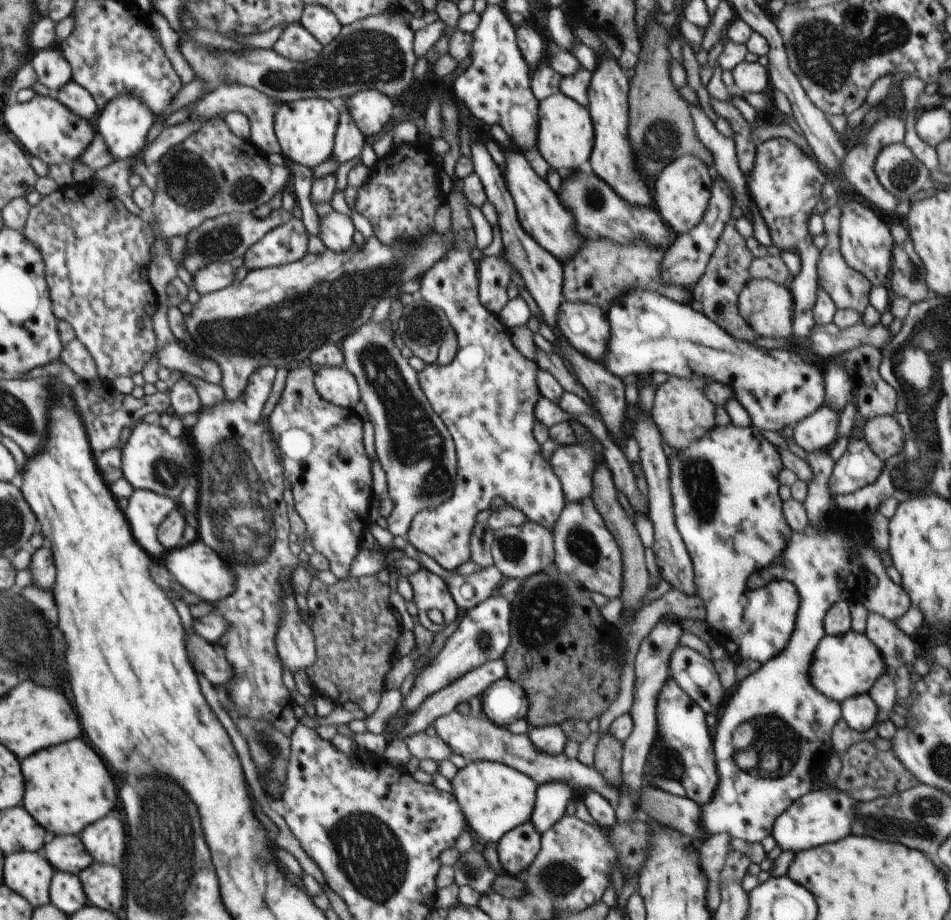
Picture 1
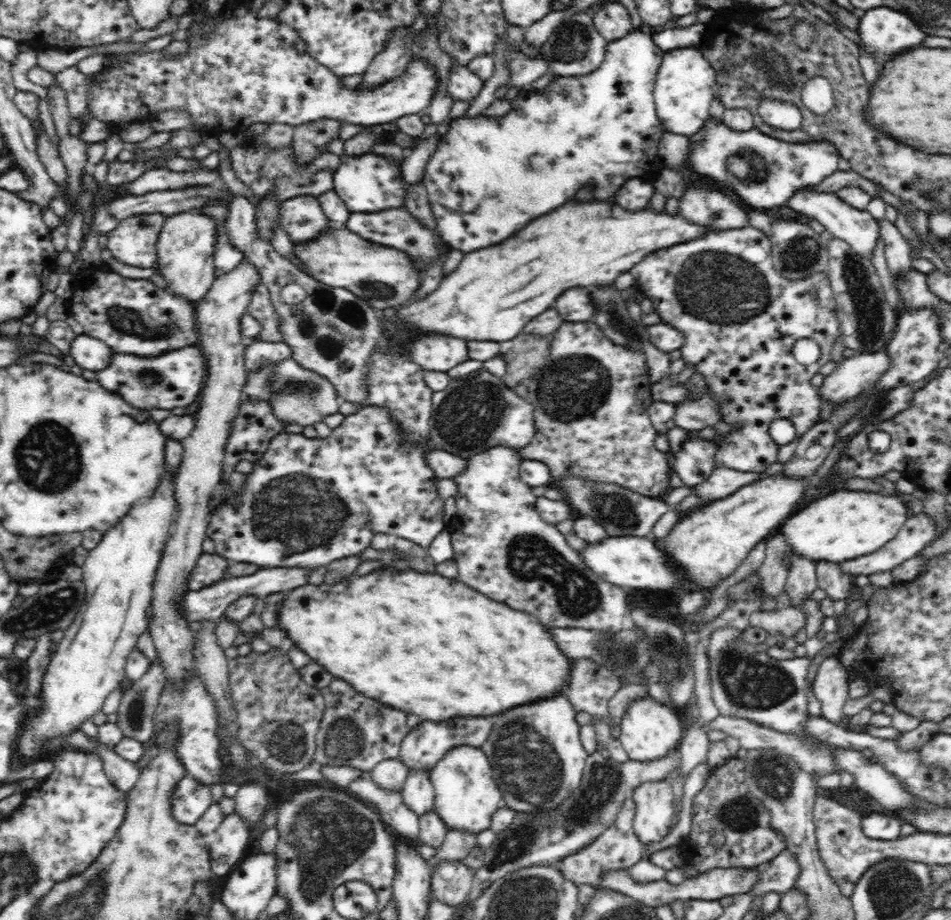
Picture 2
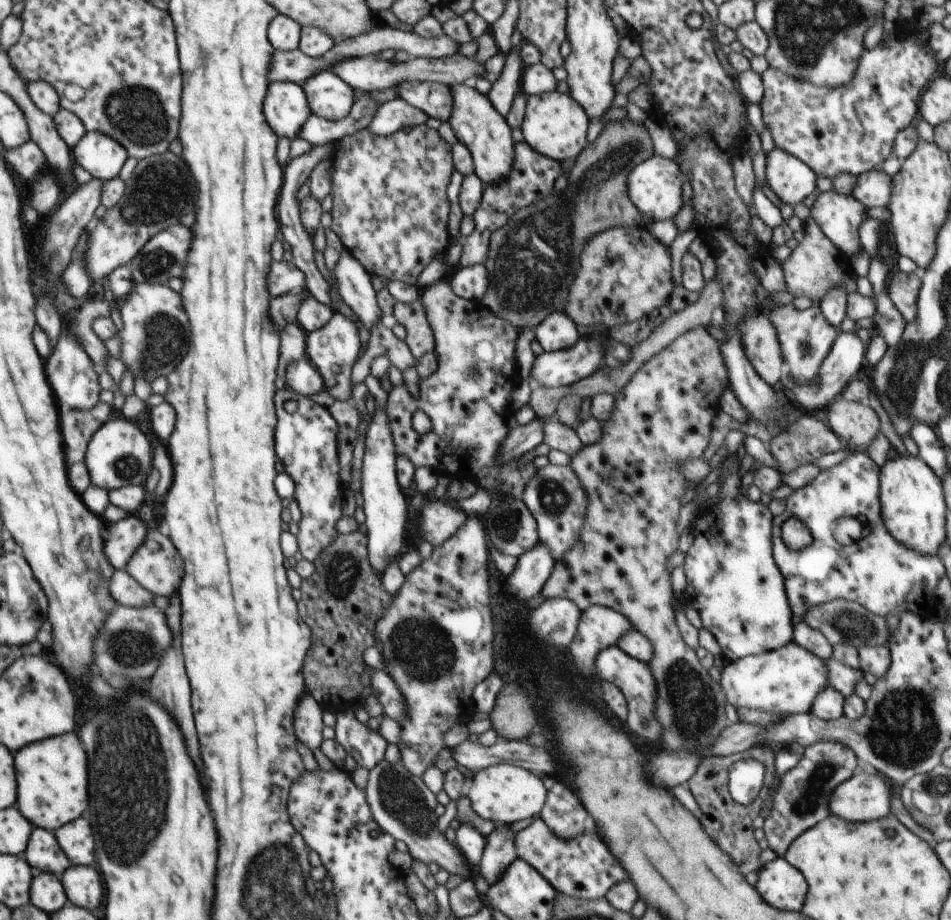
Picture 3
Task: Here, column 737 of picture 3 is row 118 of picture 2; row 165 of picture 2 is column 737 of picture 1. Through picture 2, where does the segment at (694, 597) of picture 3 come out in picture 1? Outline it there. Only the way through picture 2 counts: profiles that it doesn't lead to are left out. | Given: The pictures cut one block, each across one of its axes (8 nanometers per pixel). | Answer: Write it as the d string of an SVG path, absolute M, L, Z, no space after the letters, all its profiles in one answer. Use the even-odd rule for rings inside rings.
M730 423L714 427L709 434L694 440L688 448L676 451L667 459L675 525L694 567L696 595L706 608L705 621L710 626L710 633L727 639L742 658L763 665L787 647L796 628L796 614L800 608L800 594L791 581L773 580L760 588L748 588L748 578L760 568L766 570L772 560L776 562L792 536L793 530L784 518L783 501L778 494L781 485L778 476L785 468L778 447L766 440L752 424L740 427Z

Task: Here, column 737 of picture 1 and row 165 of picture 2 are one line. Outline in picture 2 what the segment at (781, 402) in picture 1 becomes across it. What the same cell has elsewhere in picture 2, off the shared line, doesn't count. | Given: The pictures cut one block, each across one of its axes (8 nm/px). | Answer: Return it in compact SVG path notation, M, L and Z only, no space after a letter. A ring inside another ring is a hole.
M376 153L343 156L333 174L333 191L342 199L350 213L374 213L388 208L404 208L408 183L401 175L401 163Z

